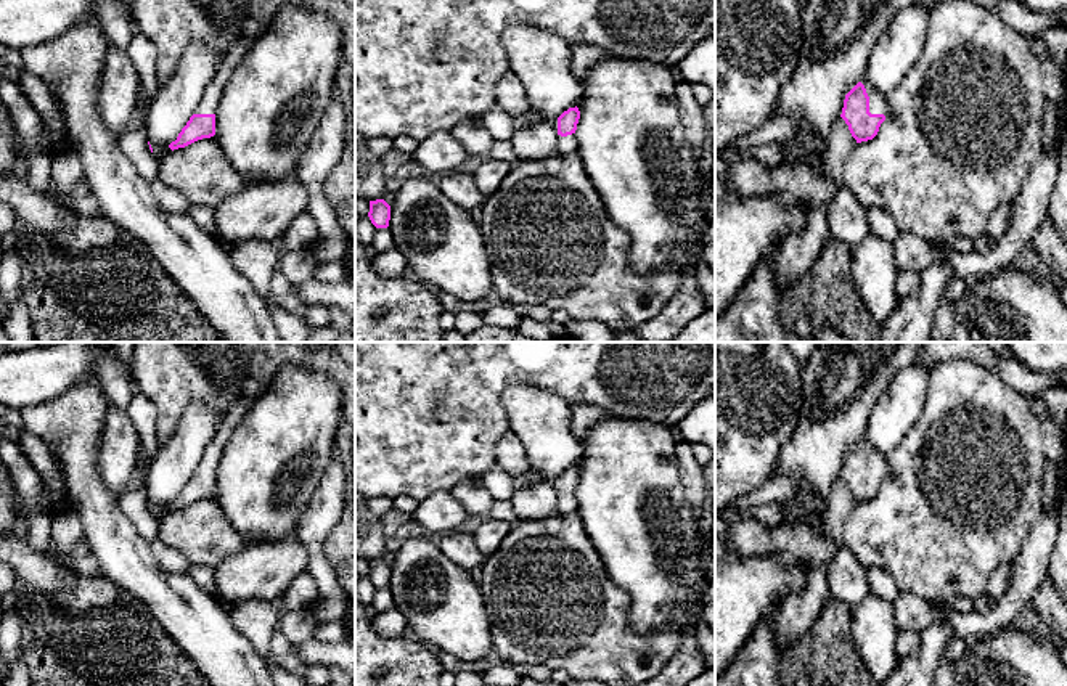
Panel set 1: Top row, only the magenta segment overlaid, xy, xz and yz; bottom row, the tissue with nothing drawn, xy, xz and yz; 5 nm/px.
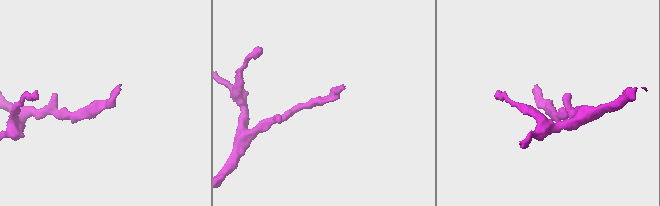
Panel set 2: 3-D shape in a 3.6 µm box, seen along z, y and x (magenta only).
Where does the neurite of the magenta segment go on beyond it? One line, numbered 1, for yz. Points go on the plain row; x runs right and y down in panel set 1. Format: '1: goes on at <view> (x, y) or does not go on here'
1: goes on at yz (878, 465)

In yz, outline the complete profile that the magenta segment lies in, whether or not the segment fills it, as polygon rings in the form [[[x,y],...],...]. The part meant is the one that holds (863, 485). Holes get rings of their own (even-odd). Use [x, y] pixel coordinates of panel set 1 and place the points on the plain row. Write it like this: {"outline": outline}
{"outline": [[[866,437],[845,455],[840,477],[856,503],[873,500],[887,476],[885,456]]]}

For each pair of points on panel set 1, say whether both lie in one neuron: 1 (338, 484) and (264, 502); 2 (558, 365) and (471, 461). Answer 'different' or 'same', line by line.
1: different
2: same

